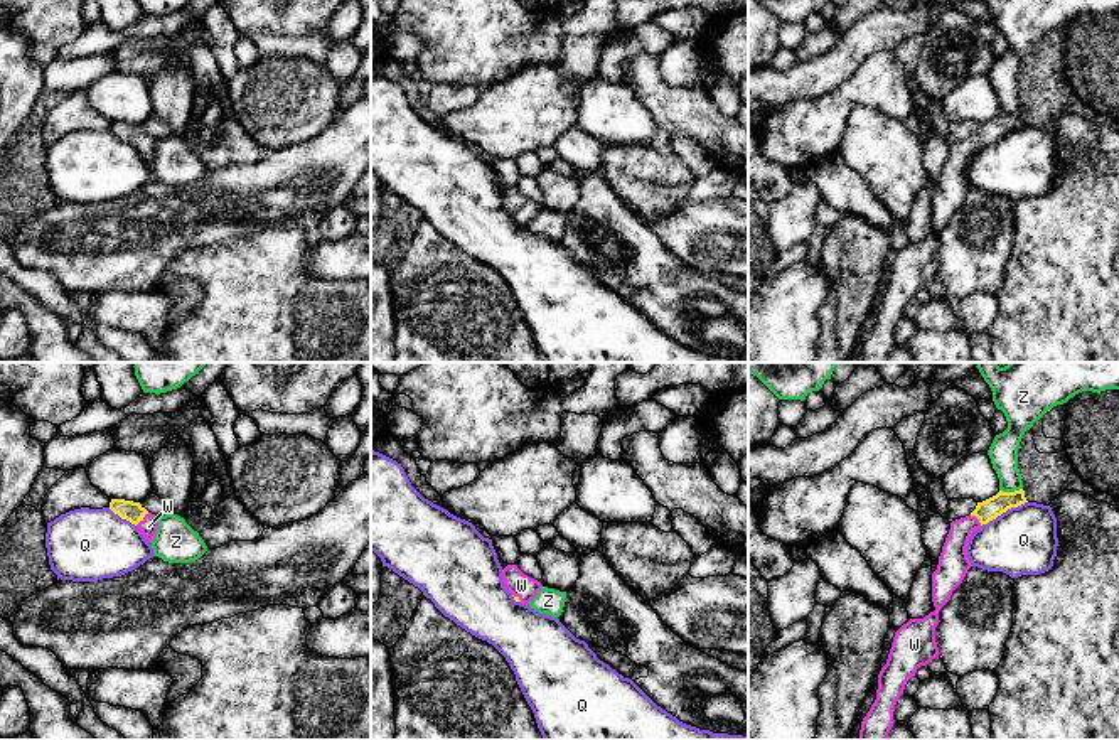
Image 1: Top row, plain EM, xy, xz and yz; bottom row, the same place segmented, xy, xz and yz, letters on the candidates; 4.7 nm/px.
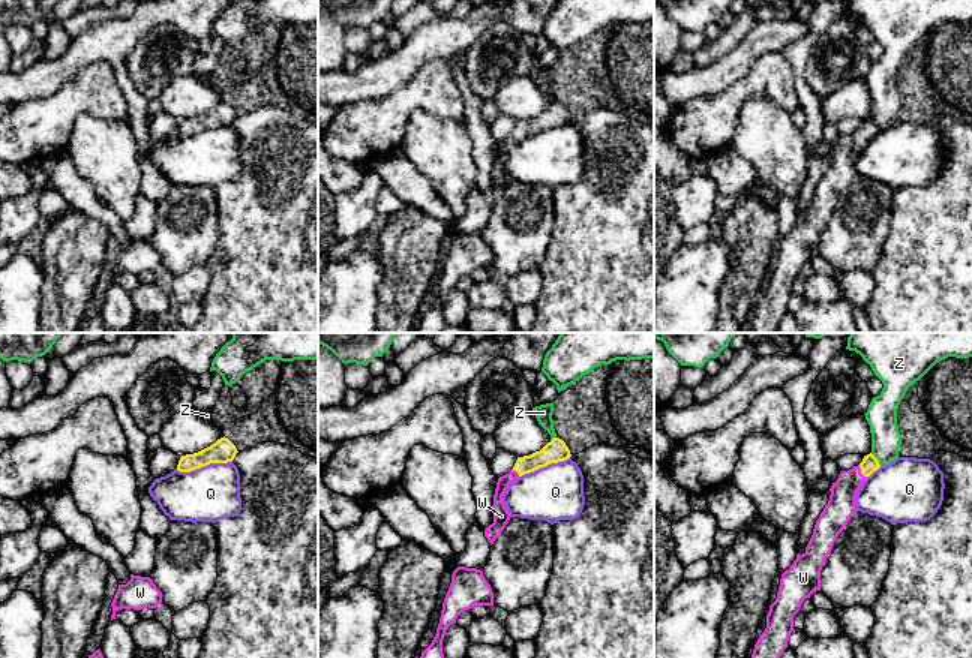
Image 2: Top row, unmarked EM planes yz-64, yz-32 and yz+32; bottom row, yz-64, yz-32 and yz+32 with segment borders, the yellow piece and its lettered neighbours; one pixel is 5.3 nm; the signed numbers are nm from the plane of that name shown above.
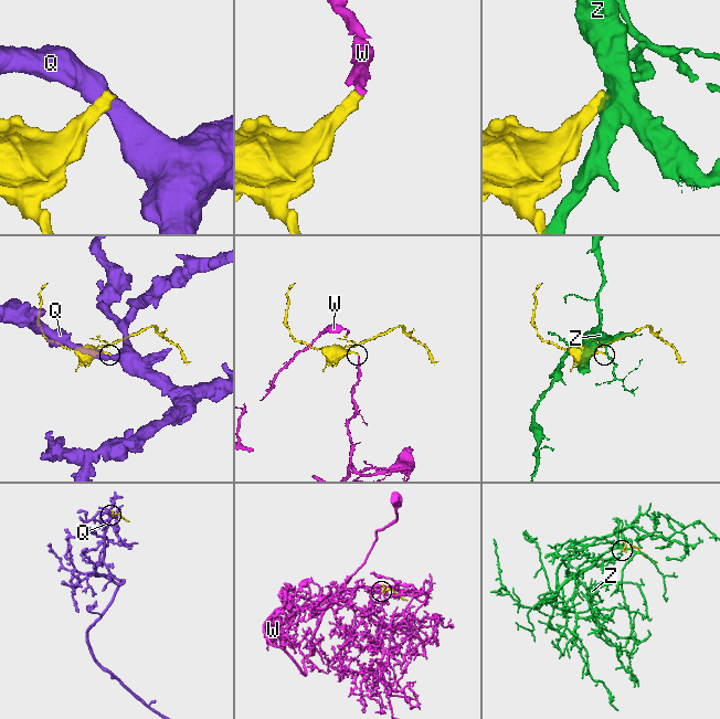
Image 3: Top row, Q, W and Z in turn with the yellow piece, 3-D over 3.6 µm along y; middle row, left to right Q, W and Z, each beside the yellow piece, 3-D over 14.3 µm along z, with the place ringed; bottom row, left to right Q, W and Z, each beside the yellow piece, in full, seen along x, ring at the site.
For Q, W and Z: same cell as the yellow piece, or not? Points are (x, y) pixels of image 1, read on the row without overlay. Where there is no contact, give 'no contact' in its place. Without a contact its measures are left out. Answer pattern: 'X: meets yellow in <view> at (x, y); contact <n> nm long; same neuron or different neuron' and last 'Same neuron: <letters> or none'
Q: meets yellow in yz at (1003, 134); contact 260 nm long; different neuron
W: meets yellow in xy at (142, 140); contact 90 nm long; same neuron
Z: meets yellow in yz at (1010, 115); contact 110 nm long; different neuron
Same neuron: W

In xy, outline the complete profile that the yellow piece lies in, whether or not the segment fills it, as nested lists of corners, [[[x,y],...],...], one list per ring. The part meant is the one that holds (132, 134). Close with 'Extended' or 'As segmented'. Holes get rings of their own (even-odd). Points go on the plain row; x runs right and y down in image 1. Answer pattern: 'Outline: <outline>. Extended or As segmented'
Outline: [[[111,121],[110,131],[121,142],[126,142],[135,147],[148,165],[153,164],[160,138],[148,135],[140,125],[125,121]]]. Extended

